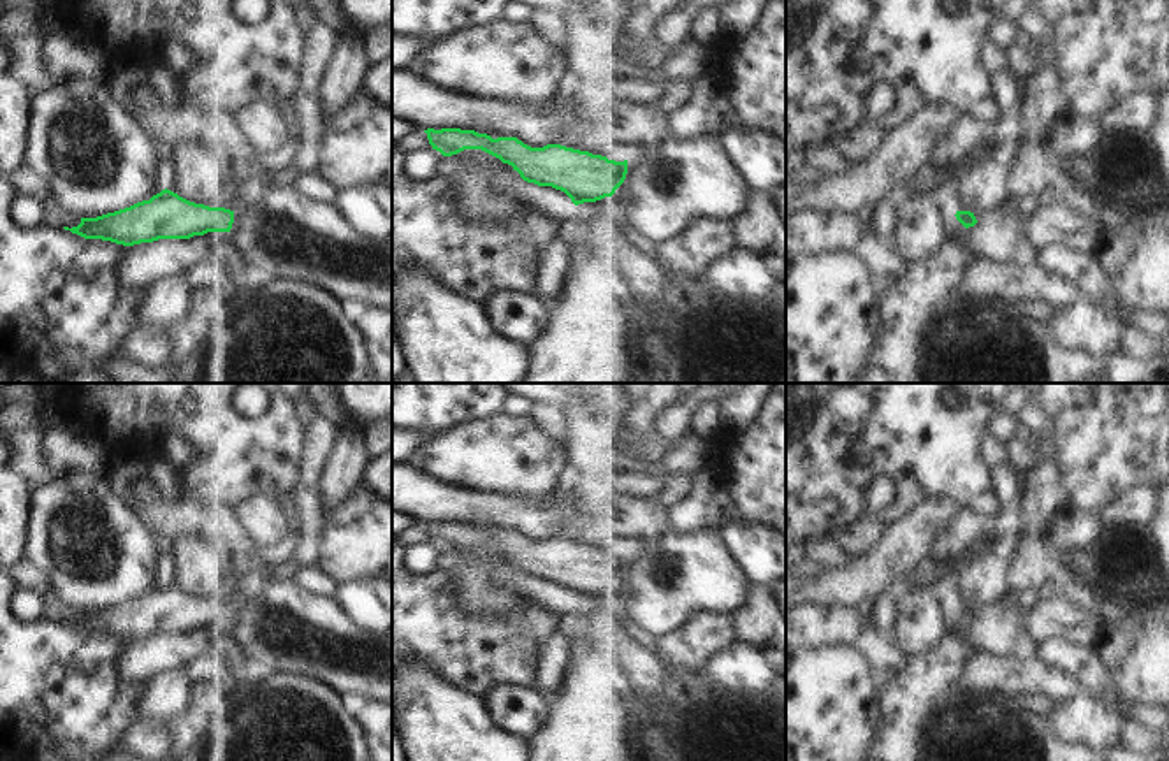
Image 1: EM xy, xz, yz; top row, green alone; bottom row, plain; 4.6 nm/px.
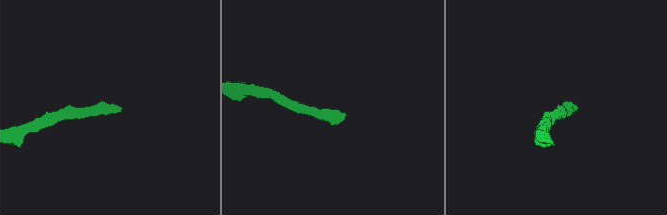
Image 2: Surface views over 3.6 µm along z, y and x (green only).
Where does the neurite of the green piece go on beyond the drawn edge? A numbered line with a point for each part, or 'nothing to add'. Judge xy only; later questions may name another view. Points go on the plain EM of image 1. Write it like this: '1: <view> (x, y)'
1: xy (243, 587)

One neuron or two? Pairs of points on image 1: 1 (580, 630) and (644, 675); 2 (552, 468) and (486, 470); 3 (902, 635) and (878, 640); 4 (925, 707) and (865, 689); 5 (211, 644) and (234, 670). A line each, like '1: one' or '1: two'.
1: one
2: one
3: two
4: two
5: two

